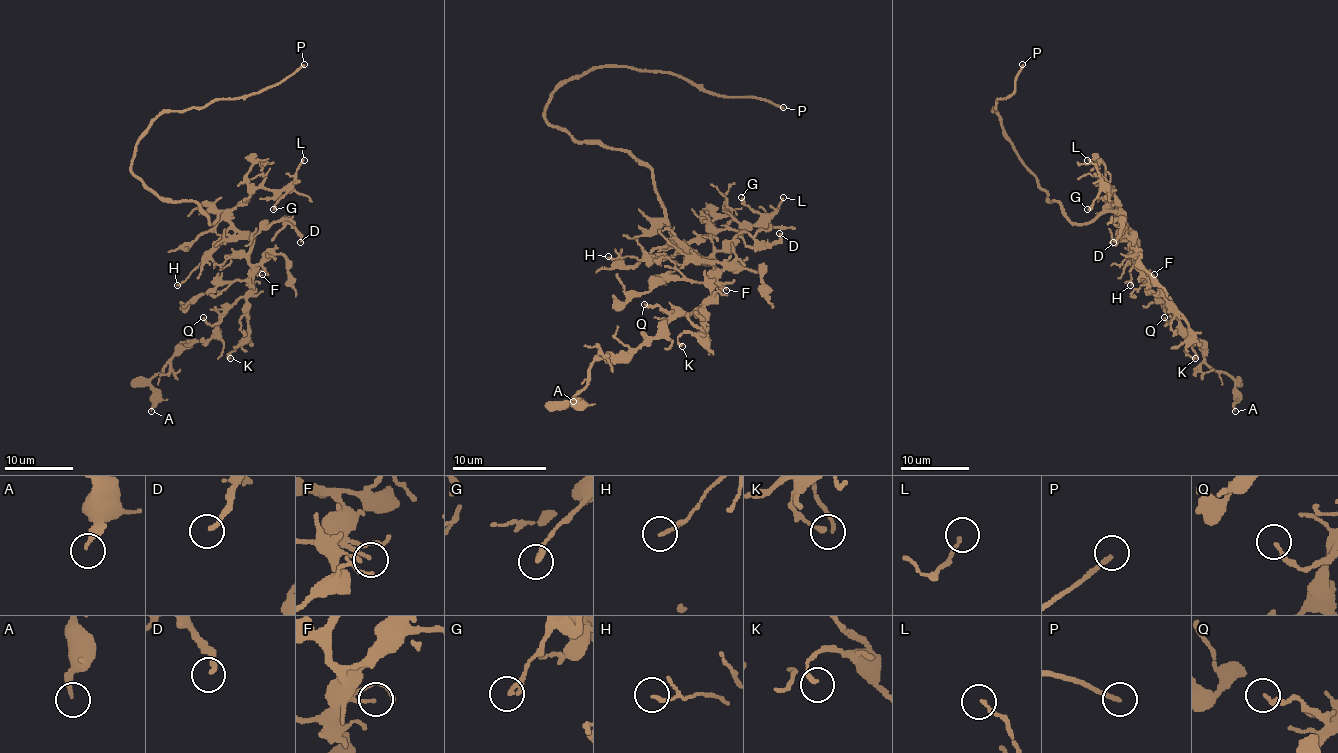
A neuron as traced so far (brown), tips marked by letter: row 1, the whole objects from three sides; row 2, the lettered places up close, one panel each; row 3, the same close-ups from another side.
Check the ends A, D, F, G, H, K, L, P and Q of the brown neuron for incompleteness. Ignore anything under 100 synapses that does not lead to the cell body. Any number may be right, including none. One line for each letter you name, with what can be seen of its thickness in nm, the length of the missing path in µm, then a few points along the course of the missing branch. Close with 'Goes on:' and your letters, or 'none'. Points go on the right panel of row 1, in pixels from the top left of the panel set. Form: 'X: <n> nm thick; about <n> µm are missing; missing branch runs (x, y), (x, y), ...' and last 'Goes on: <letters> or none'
P: 180 nm thick; about 15 µm are missing; missing branch runs (1022, 64), (1031, 50), (1024, 33)
Goes on: P

